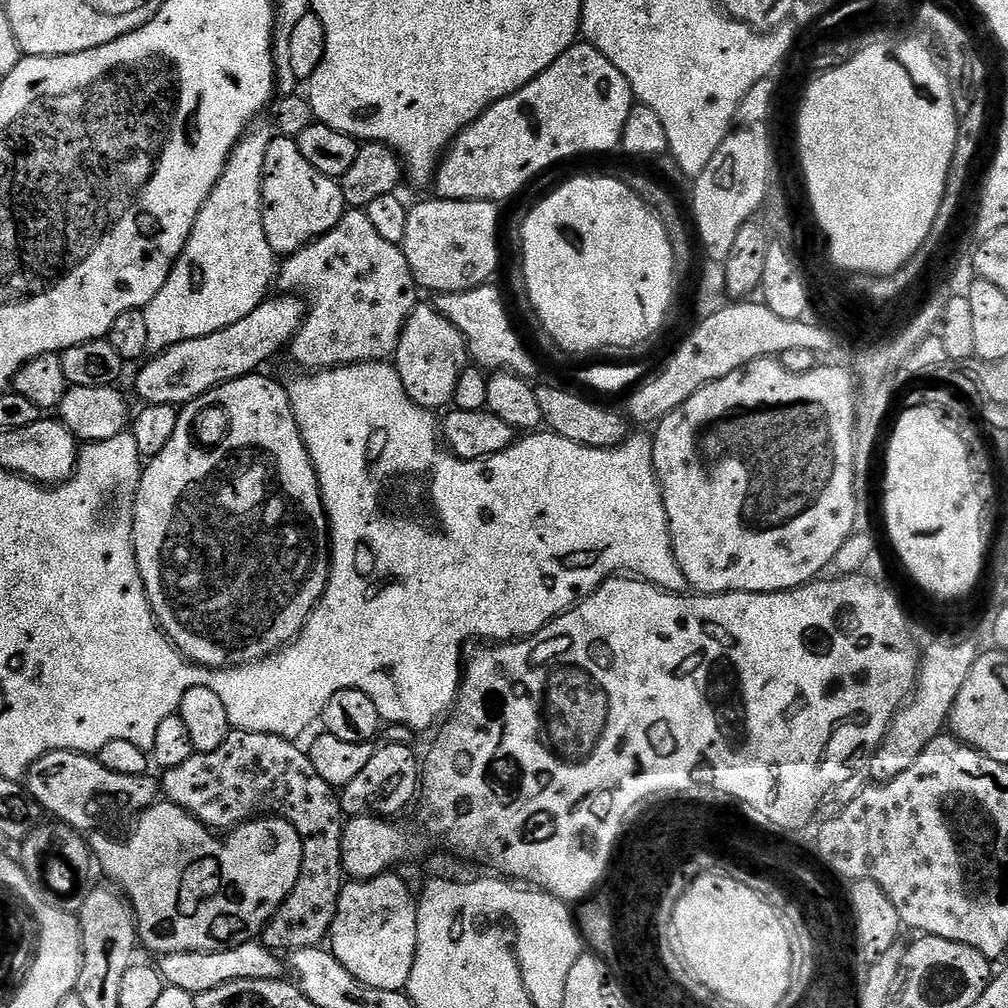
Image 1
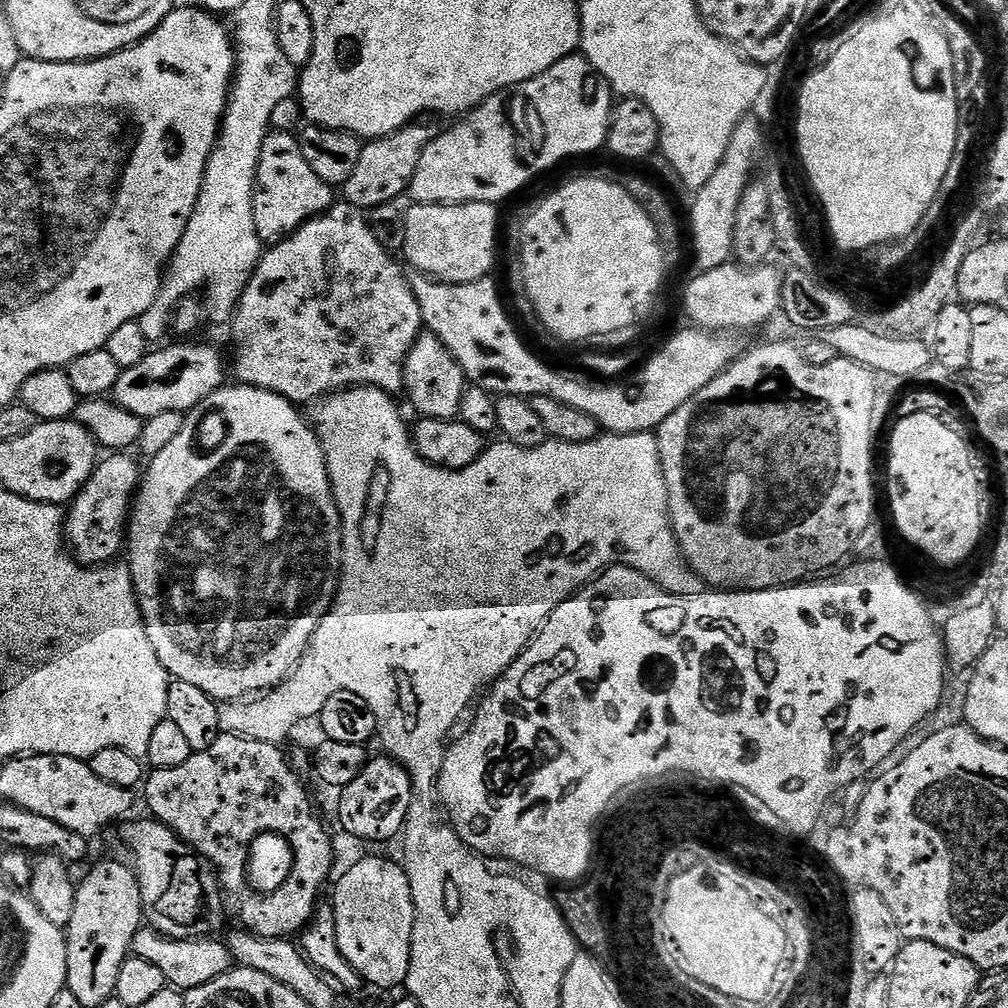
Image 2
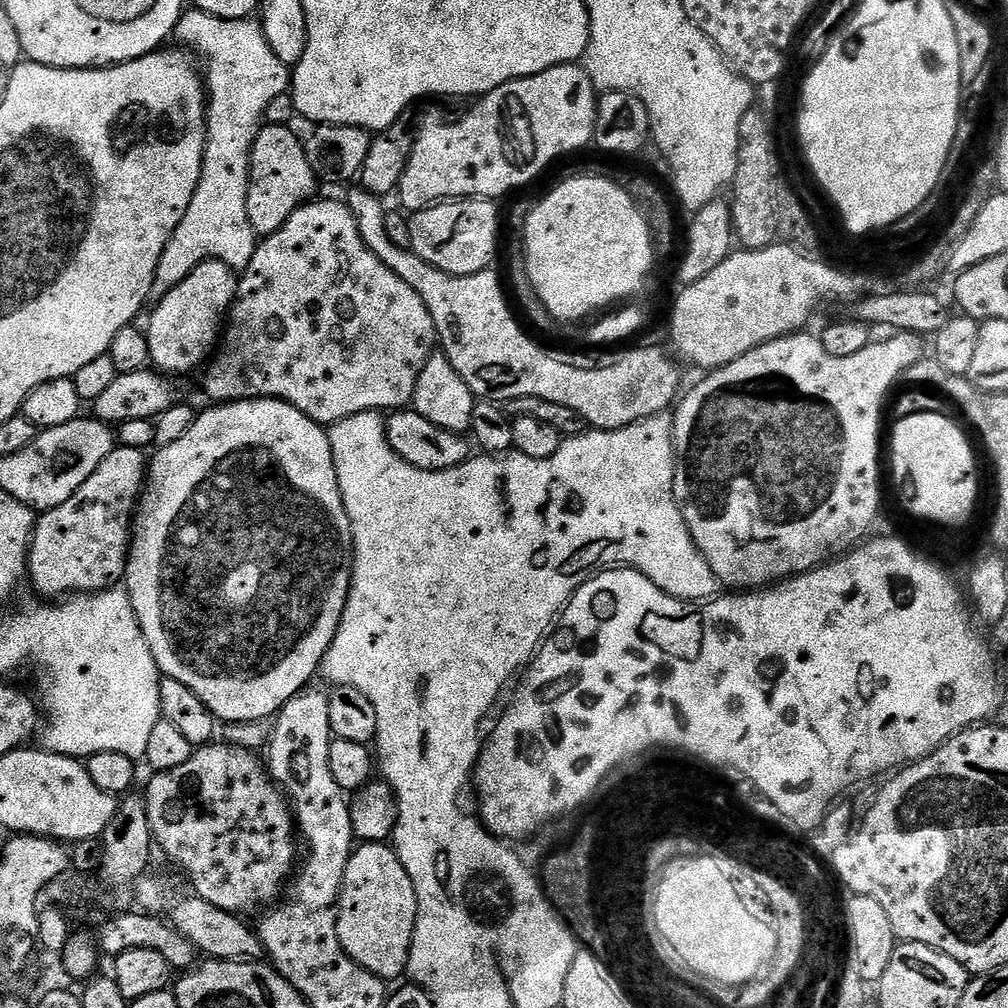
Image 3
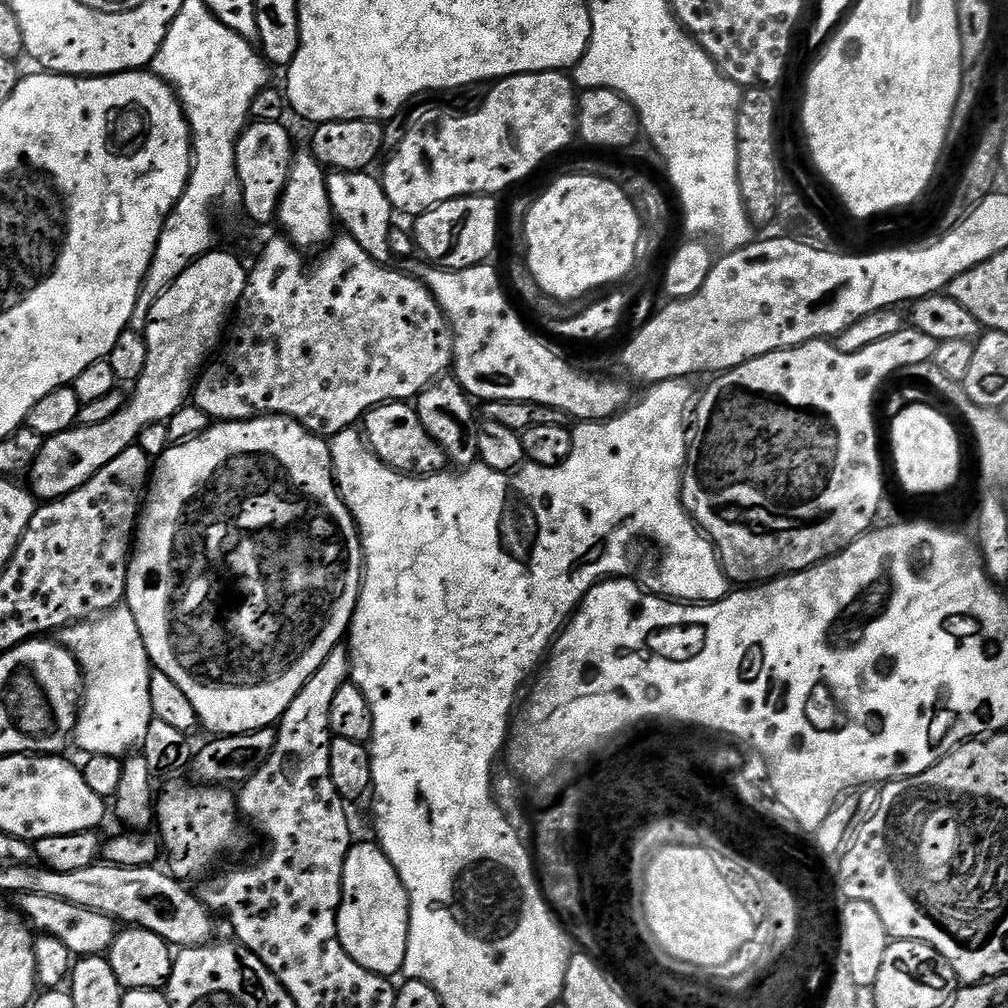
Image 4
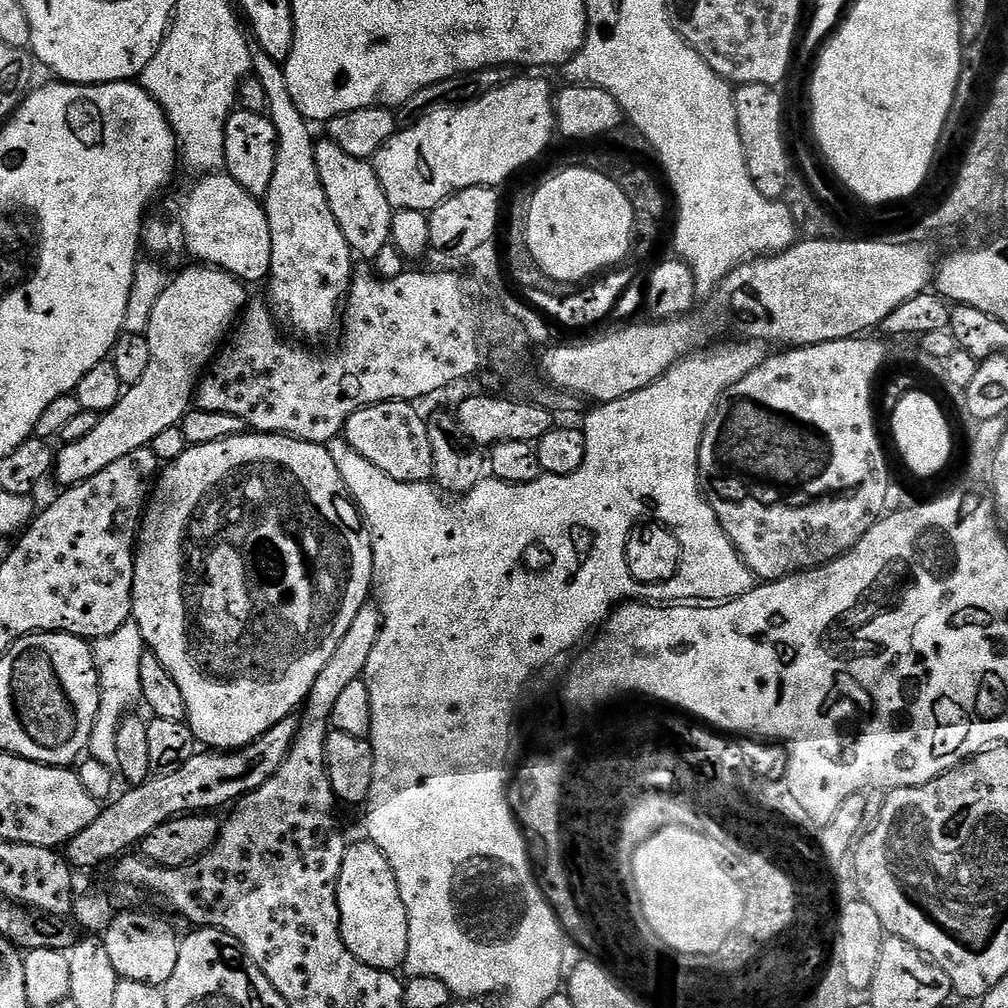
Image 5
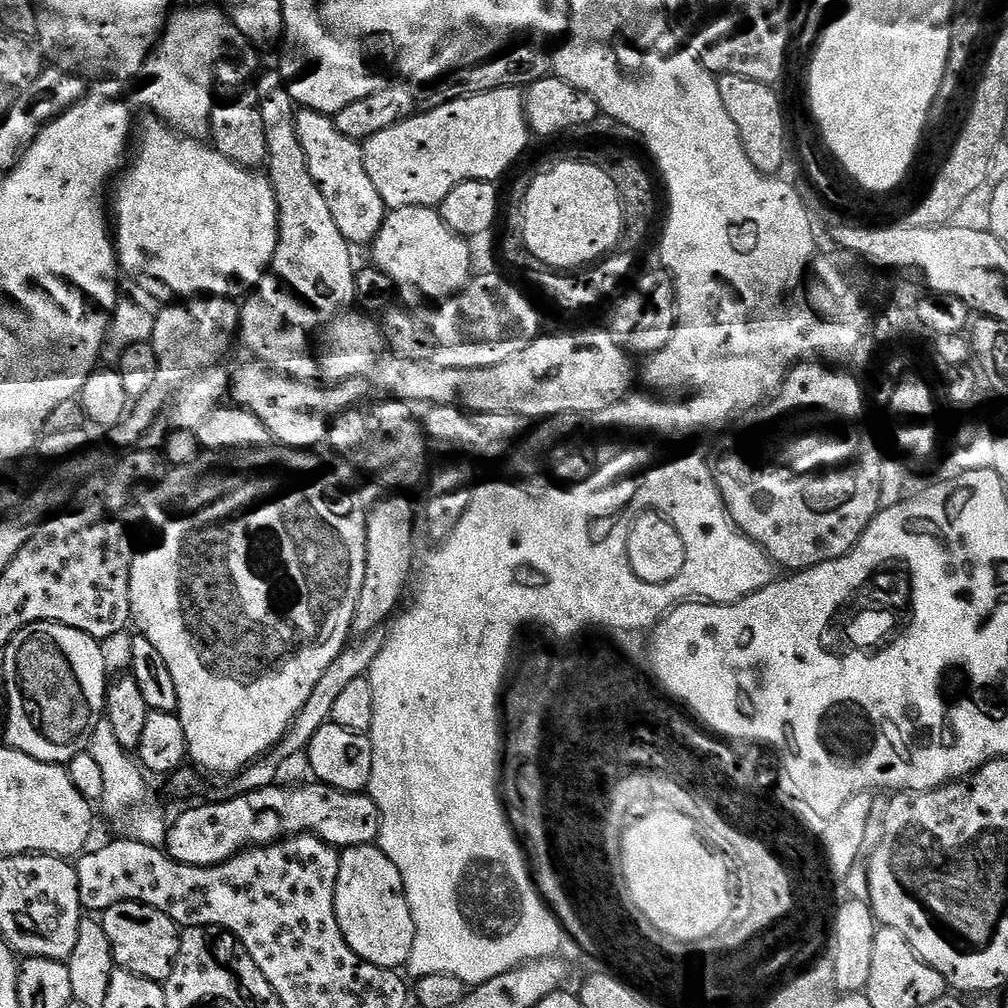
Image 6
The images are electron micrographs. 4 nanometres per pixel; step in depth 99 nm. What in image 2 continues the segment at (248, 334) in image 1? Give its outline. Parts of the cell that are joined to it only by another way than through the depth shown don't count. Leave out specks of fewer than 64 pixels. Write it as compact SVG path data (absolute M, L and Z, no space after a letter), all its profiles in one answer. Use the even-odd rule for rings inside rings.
M172 344L169 348L157 347L149 351L138 366L130 366L121 371L118 382L110 393L122 410L130 410L130 414L146 421L154 418L154 414L167 414L170 410L187 413L198 402L210 398L220 388L225 387L226 356L208 344Z

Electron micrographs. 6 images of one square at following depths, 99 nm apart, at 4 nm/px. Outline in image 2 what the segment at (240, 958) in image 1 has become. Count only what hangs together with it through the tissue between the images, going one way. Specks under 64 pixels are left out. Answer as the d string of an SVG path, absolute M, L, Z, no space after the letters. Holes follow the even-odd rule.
M142 926L134 934L131 955L142 958L146 962L154 962L158 970L162 970L165 981L173 989L181 993L194 990L198 986L206 986L206 982L214 982L214 978L222 978L222 974L231 972L234 957L227 943L220 938L197 938L195 940L172 940L150 926Z

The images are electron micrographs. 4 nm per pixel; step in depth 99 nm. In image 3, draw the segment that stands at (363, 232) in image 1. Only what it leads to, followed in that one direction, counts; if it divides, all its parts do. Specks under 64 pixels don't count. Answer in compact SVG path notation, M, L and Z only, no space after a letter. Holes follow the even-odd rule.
M313 199L294 210L294 214L286 218L281 228L274 230L274 234L263 237L257 243L250 262L242 269L236 286L236 301L230 309L230 323L223 333L218 351L207 365L208 373L204 376L204 392L212 399L209 401L216 404L233 404L235 400L281 400L302 410L306 418L325 426L337 424L339 420L345 420L354 414L380 412L385 410L384 408L404 410L411 405L414 386L418 386L418 374L438 348L434 318L430 318L426 302L422 302L422 298L414 294L414 290L410 290L410 286L406 286L406 282L402 282L402 278L398 278L398 274L394 274L394 270L390 270L386 262L378 259L366 246L366 242L362 242L358 222L354 222L354 214L348 209L347 203L343 199L320 199Z

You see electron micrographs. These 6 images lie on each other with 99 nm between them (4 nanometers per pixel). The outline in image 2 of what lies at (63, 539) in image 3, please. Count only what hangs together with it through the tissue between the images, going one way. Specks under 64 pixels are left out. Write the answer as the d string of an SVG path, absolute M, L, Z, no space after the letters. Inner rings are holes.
M112 454L109 460L101 459L92 476L71 501L66 512L64 535L67 547L82 566L111 564L121 555L126 544L126 529L130 509L142 479L141 465L136 465L128 454Z

